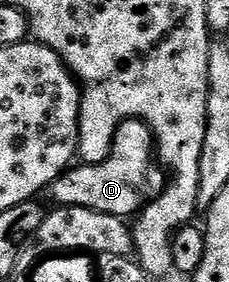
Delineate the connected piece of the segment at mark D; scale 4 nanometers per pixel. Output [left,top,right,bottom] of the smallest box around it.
[48,119,167,220]

